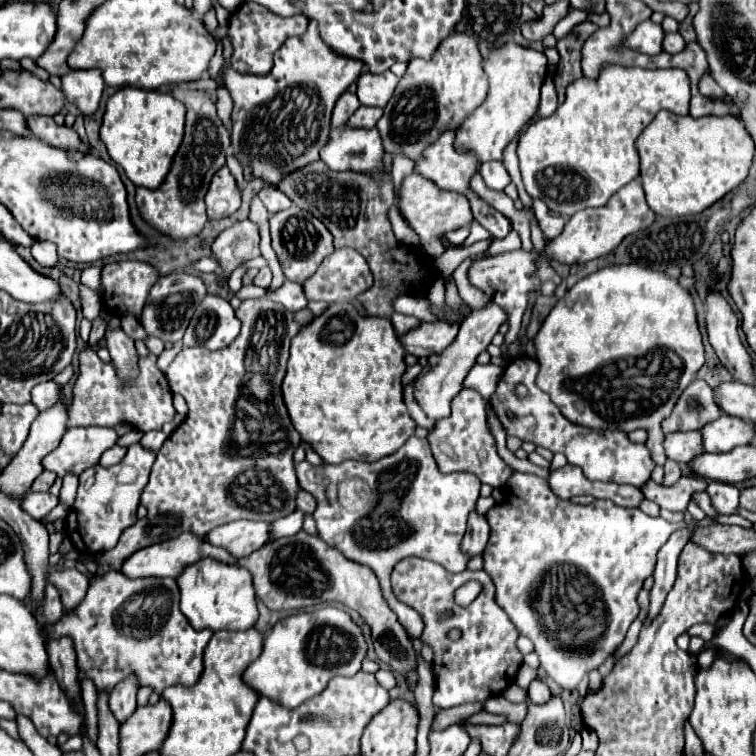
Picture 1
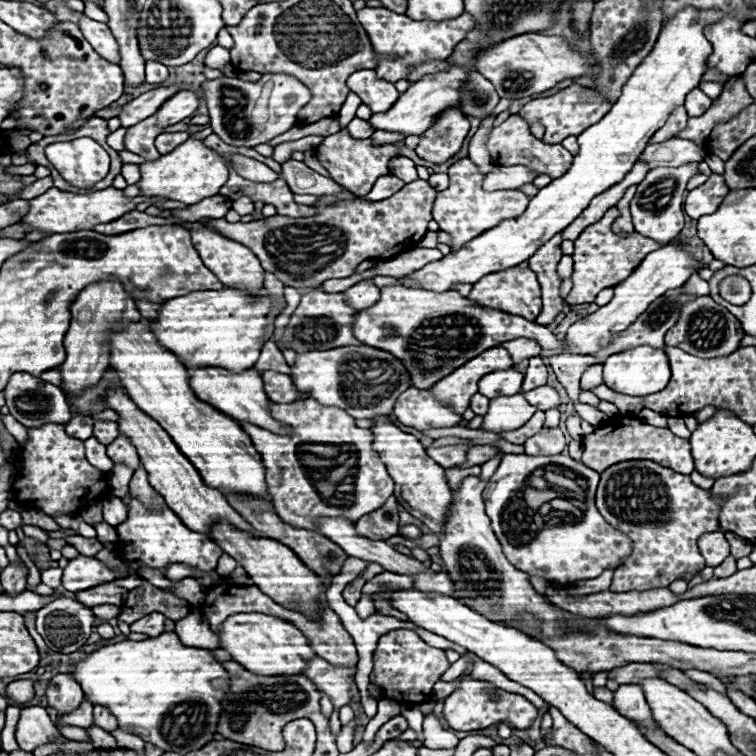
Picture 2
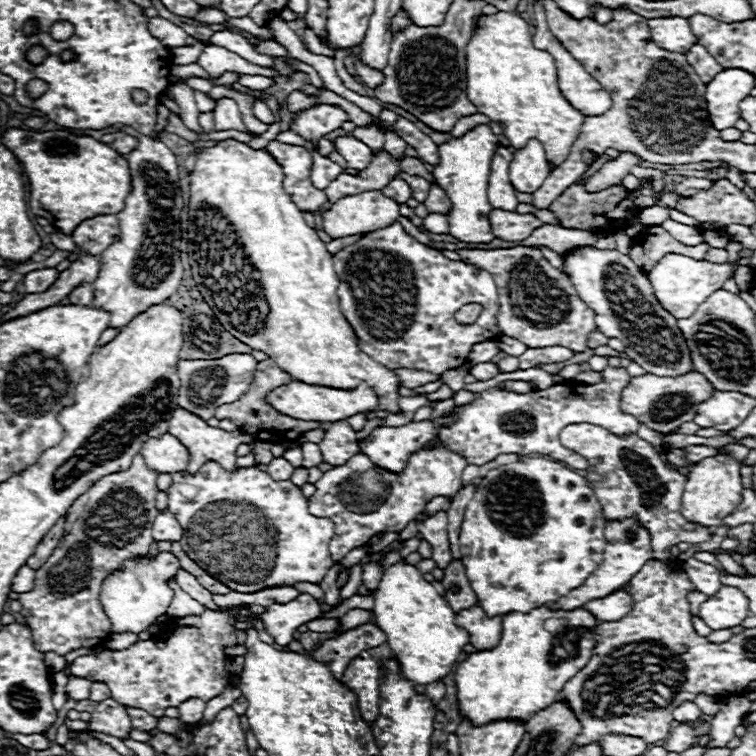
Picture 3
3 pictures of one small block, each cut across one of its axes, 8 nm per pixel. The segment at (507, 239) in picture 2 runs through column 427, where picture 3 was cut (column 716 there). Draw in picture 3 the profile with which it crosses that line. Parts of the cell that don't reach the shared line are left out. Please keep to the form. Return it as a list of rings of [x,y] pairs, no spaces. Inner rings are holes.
[[[666,254],[650,272],[646,272],[648,282],[652,284],[654,296],[674,318],[690,318],[694,310],[714,292],[720,290],[726,278],[732,274],[730,264],[712,264],[706,260],[694,260],[682,254]]]

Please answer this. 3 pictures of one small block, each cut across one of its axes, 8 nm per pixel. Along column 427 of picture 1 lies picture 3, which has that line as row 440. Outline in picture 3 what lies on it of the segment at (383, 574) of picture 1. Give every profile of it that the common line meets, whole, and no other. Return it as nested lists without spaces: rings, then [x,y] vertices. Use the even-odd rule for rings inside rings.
[[[606,366],[600,372],[600,376],[604,380],[592,386],[570,380],[564,384],[554,384],[546,390],[532,390],[526,394],[516,394],[512,390],[502,390],[494,386],[486,392],[476,394],[476,398],[470,404],[454,406],[452,412],[458,416],[458,420],[450,426],[444,426],[438,438],[442,438],[442,446],[446,446],[446,450],[458,450],[460,454],[466,454],[468,464],[480,466],[494,460],[500,454],[526,456],[538,452],[572,468],[586,470],[586,458],[560,444],[558,434],[564,426],[568,426],[568,422],[594,422],[596,426],[602,426],[612,434],[638,432],[638,420],[620,412],[620,392],[630,382],[630,374],[626,372],[626,368]]]

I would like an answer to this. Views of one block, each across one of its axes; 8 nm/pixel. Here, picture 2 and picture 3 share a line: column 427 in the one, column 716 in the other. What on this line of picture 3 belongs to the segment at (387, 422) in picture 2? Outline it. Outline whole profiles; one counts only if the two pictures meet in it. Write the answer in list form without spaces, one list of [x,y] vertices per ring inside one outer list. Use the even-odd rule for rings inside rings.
[[[720,452],[714,458],[704,458],[702,462],[696,462],[688,474],[684,494],[682,494],[682,514],[690,522],[698,522],[702,526],[722,526],[724,518],[738,506],[742,498],[742,476],[740,476],[742,464],[724,452]]]

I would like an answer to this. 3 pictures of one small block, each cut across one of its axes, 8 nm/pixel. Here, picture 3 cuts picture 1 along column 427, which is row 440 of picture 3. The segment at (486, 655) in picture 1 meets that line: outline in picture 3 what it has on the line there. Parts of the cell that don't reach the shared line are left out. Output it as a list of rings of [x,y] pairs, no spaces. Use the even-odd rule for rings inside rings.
[[[570,424],[562,430],[560,442],[590,462],[586,482],[602,504],[606,520],[638,514],[640,522],[650,530],[656,560],[674,560],[668,550],[680,542],[700,544],[712,538],[712,532],[706,526],[696,526],[680,514],[680,498],[686,476],[670,470],[646,440],[638,438],[636,434],[614,436],[608,430],[592,424]]]

